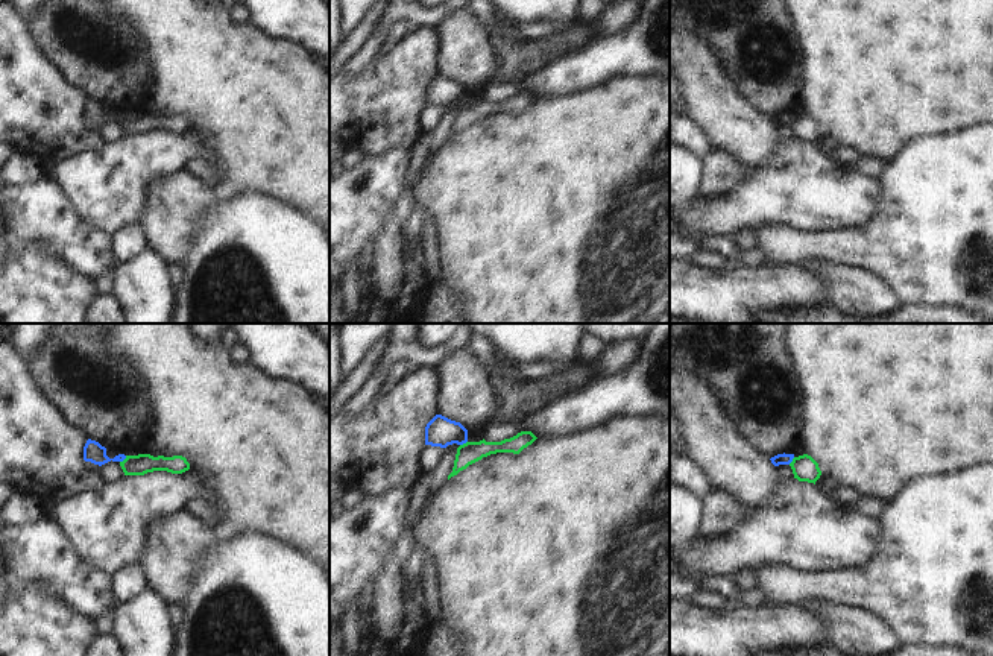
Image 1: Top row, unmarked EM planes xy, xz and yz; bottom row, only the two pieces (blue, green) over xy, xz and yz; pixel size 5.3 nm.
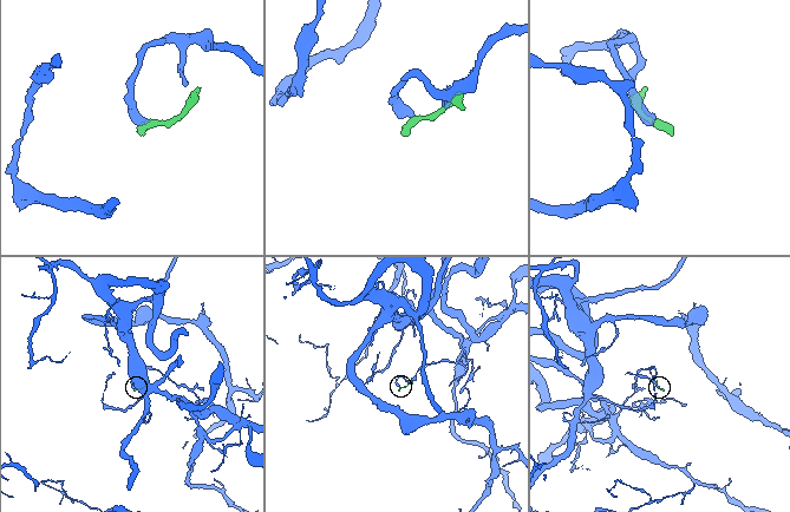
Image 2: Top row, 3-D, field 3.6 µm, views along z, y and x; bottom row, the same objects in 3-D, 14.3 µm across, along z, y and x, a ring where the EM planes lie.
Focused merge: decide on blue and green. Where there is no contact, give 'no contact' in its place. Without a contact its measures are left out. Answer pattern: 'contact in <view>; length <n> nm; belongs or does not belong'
contact in xy; length 50 nm; does not belong

